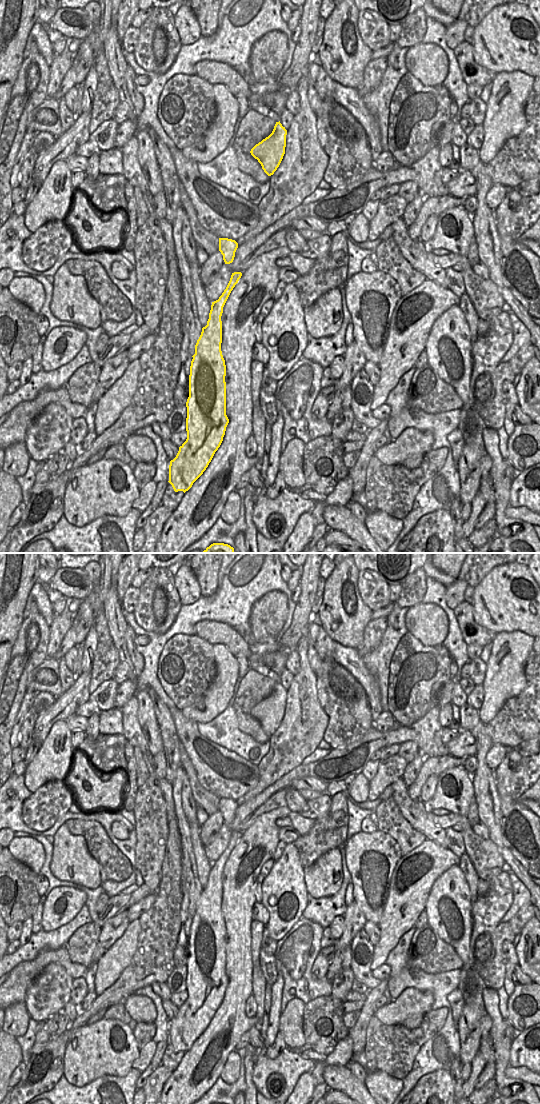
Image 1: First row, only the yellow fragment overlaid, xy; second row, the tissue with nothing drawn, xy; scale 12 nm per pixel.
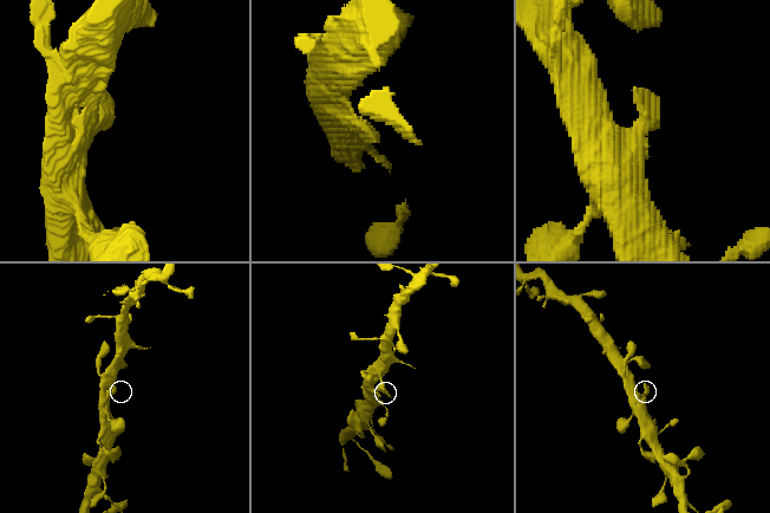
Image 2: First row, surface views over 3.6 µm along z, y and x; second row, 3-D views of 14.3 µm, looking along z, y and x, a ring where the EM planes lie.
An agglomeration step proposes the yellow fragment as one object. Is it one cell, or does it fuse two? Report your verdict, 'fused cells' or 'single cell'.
single cell

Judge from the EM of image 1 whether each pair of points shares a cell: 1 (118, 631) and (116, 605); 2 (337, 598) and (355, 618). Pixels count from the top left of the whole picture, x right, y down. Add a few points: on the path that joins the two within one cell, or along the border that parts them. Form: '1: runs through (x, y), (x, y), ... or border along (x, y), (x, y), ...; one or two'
1: runs through (117, 625), (116, 611); one
2: runs through (341, 604), (342, 611), (349, 617); one

